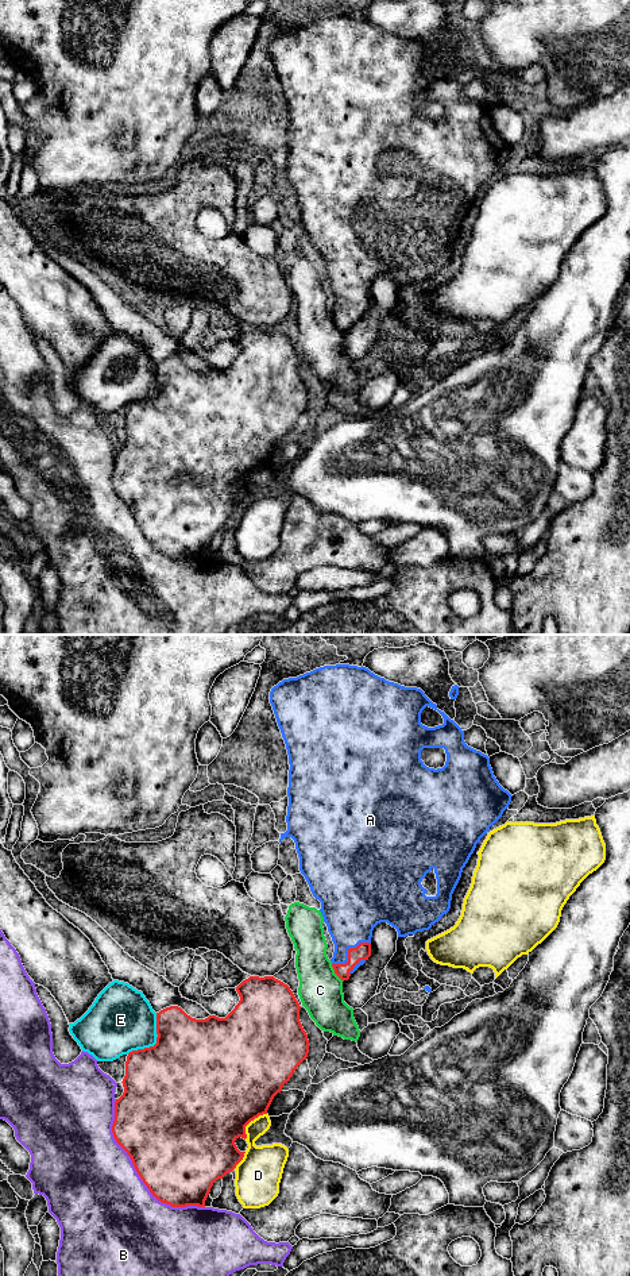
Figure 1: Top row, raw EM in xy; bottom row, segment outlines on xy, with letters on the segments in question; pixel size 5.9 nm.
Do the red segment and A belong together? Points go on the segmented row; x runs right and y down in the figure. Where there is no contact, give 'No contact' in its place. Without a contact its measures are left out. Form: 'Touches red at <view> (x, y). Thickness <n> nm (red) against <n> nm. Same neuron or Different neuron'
Touches red at xy (348, 952). Thickness 100 nm (red) against 340 nm. Same neuron

